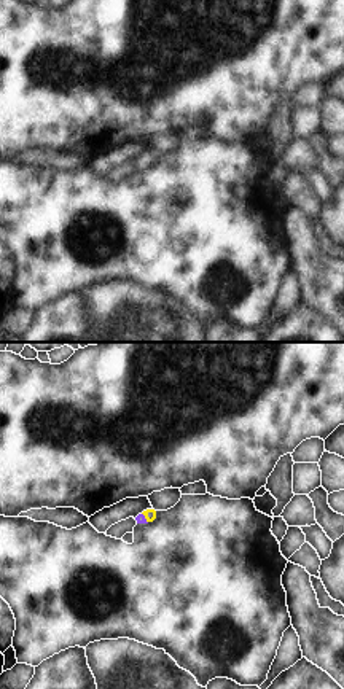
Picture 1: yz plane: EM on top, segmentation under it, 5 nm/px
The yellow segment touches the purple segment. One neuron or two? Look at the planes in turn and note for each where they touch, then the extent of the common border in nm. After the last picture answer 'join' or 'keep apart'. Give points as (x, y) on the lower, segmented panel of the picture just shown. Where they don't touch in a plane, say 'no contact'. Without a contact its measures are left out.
meets yellow at (145, 517); contact 60 nm long

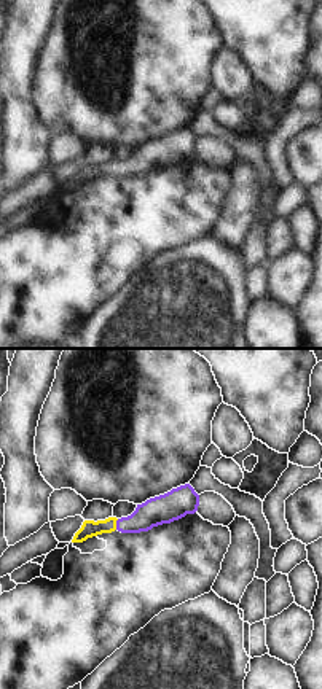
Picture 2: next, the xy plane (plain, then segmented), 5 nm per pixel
meets yellow at (115, 524); contact 60 nm long

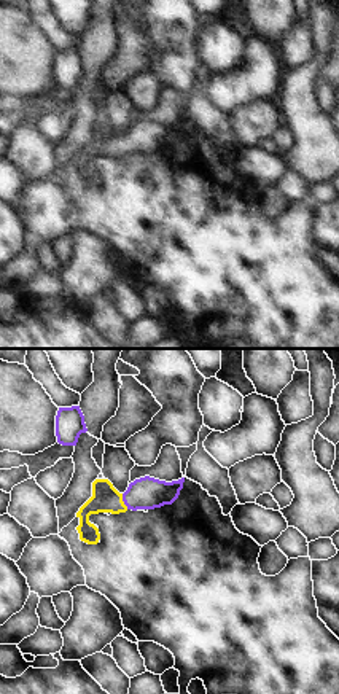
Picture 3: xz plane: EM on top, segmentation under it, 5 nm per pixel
meets yellow at (123, 502); contact 90 nm long

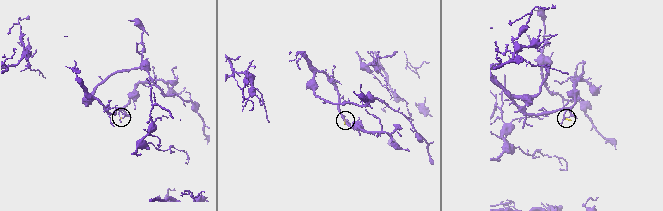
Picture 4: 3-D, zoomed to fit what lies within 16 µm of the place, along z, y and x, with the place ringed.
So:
join

